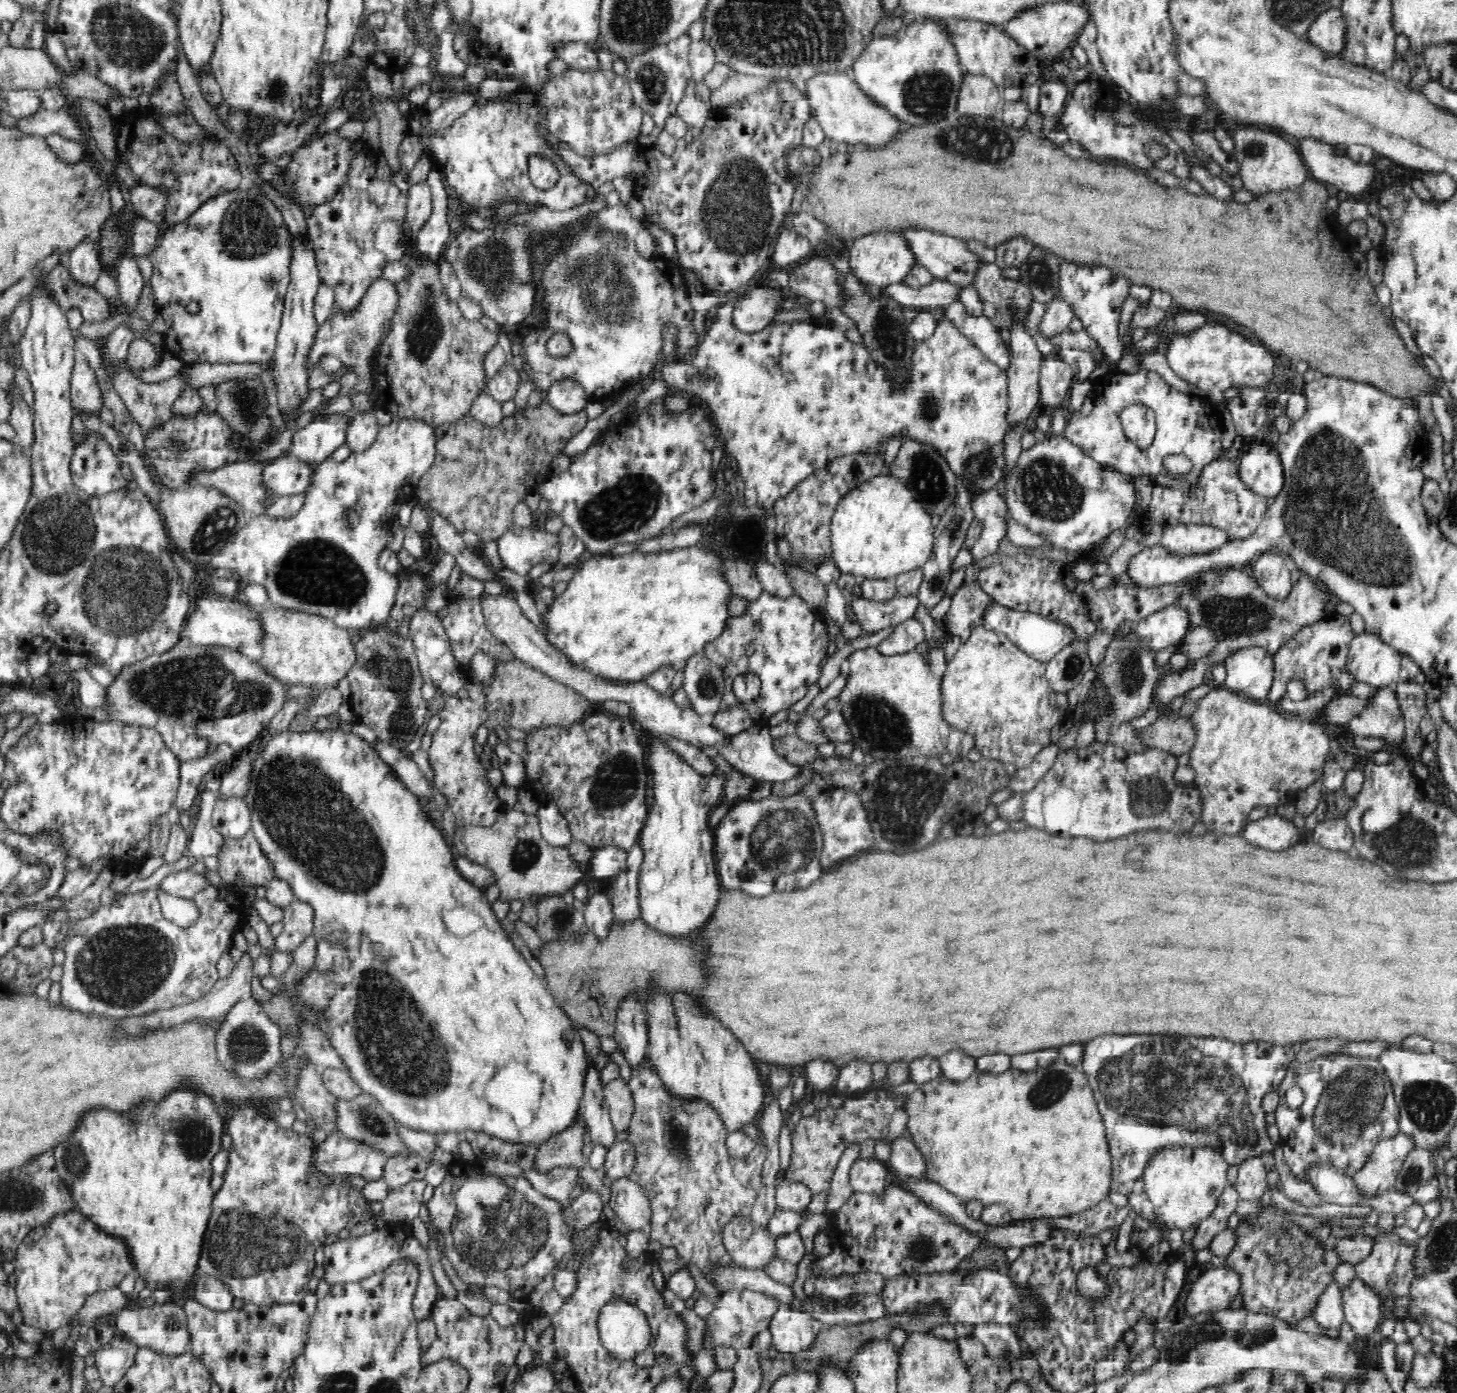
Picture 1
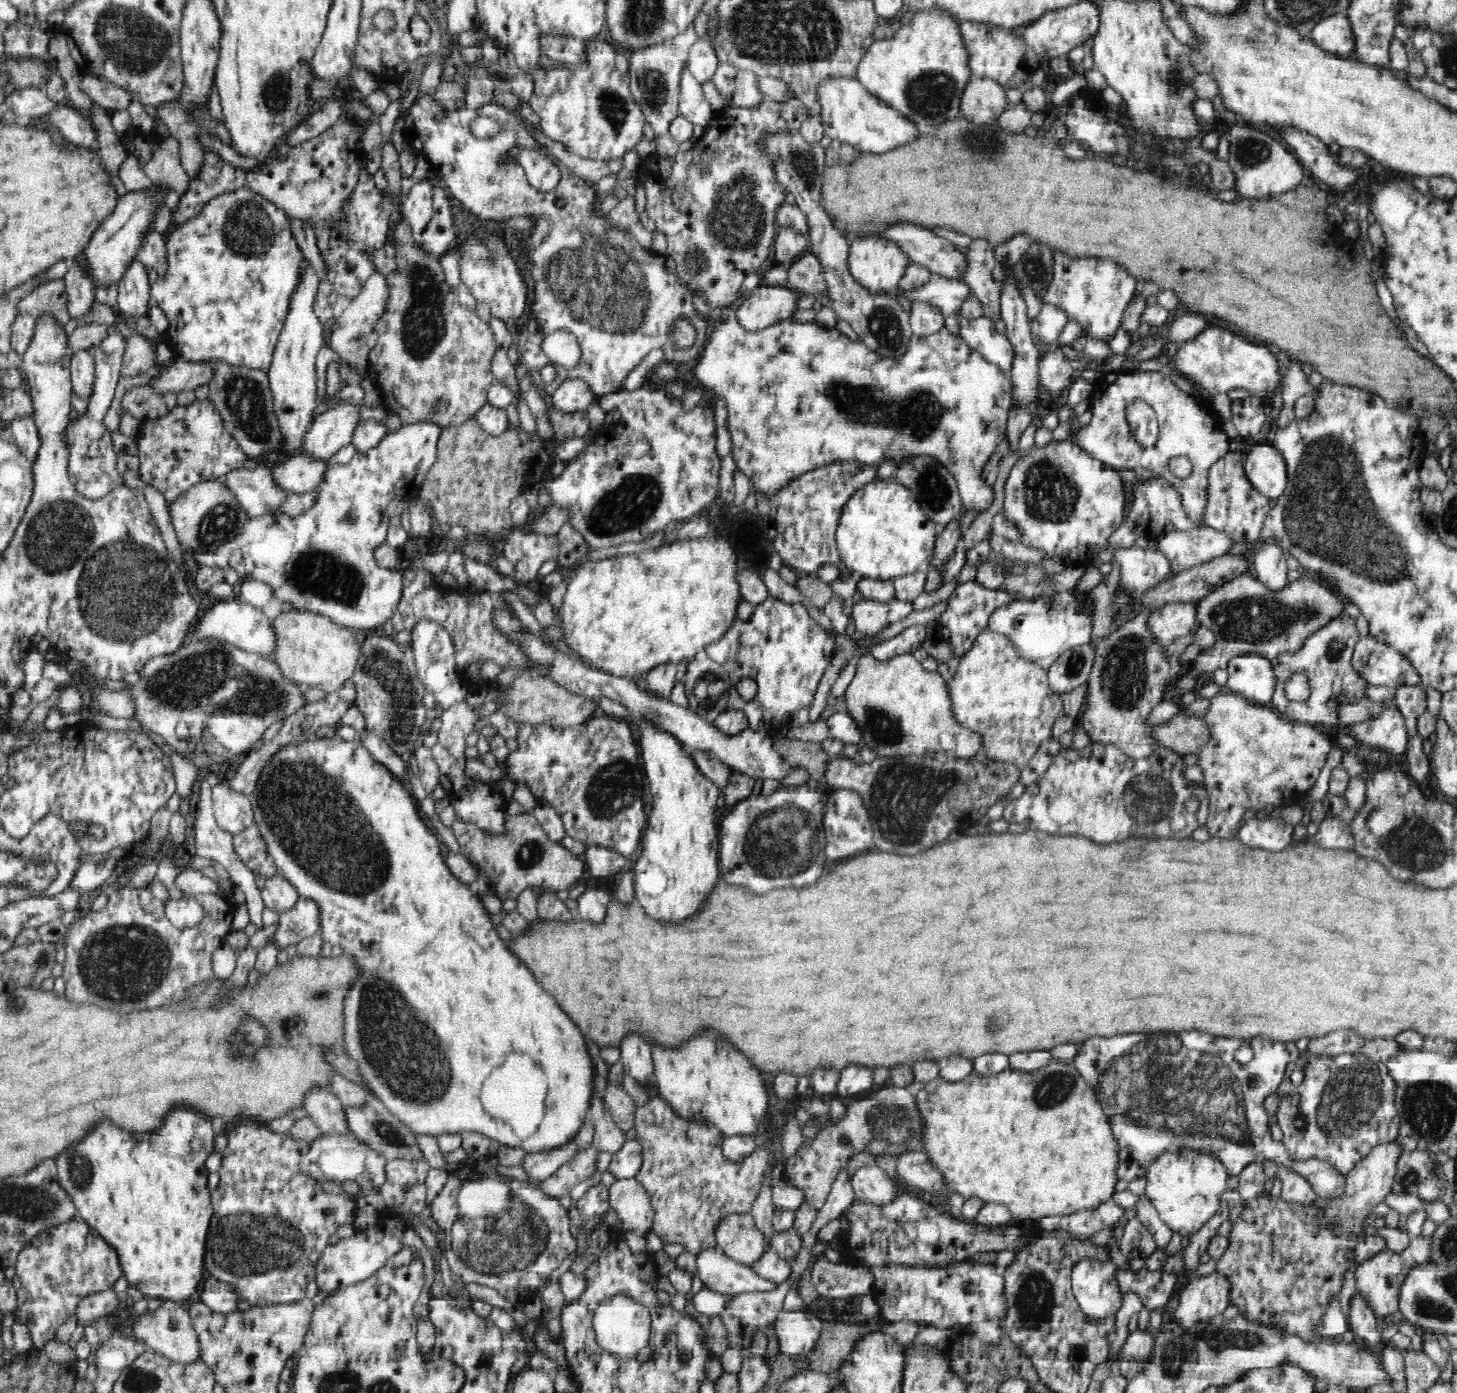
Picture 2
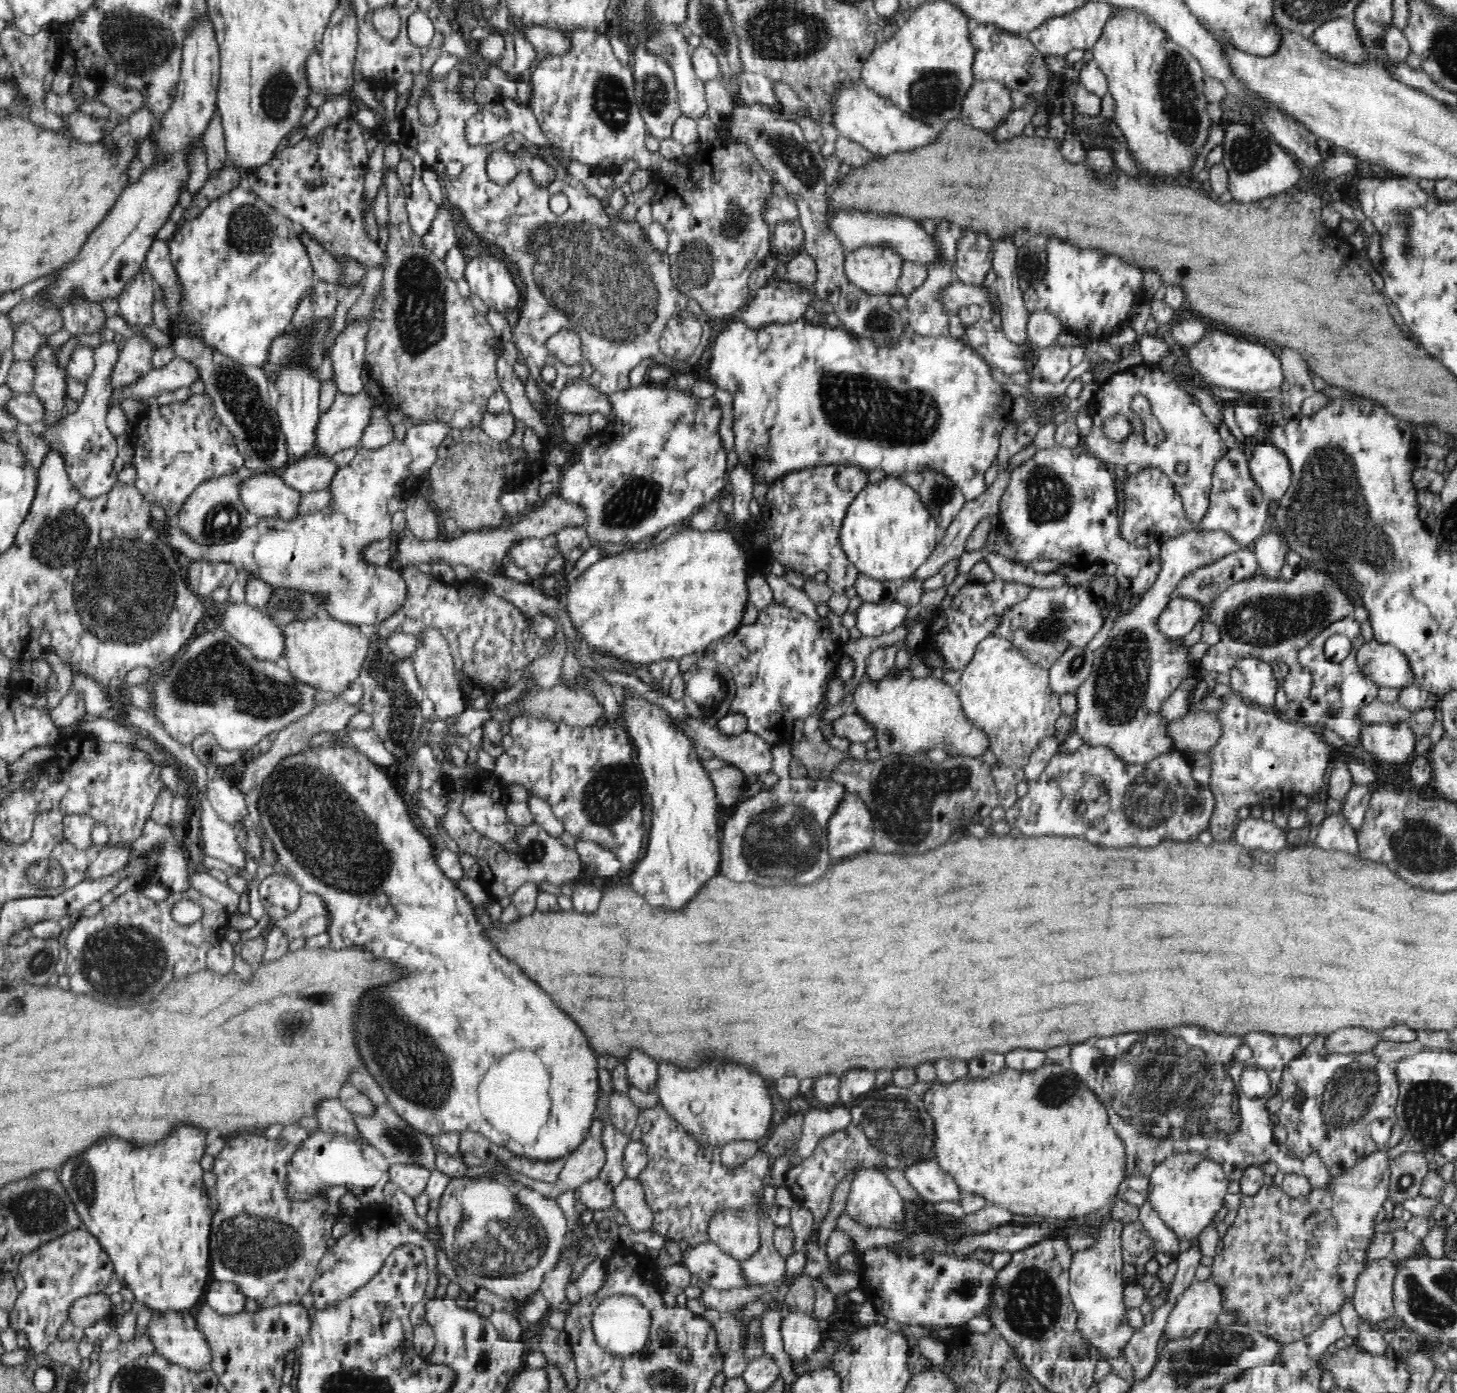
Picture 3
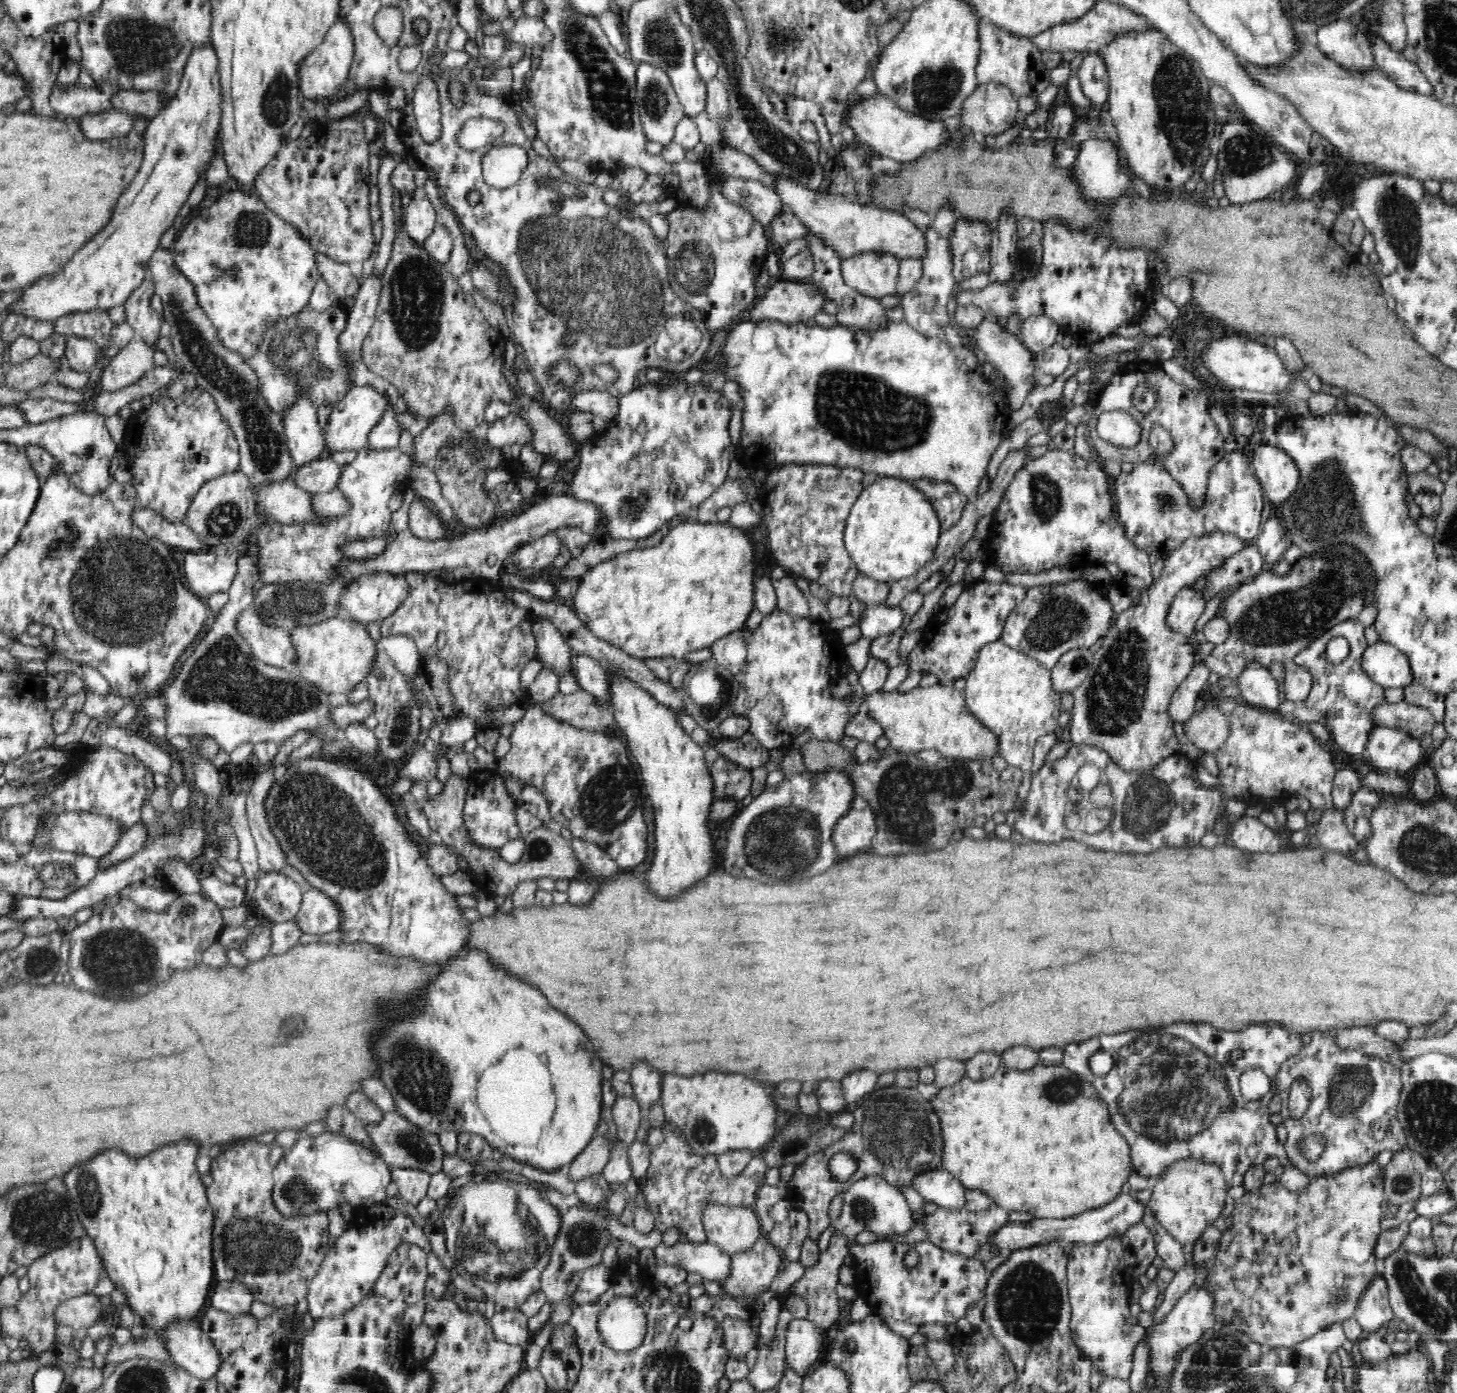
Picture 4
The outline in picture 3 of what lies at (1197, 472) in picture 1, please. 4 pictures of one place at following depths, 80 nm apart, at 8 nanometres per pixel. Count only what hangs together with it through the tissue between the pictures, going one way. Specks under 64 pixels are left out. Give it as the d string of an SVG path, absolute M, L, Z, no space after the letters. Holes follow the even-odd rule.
M1140 364L1134 367L1124 366L1121 372L1115 373L1094 392L1088 404L1092 426L1080 435L1081 445L1093 457L1103 460L1108 467L1138 465L1142 468L1158 468L1174 484L1176 492L1181 495L1183 508L1192 522L1204 519L1209 508L1211 492L1211 474L1214 465L1229 451L1224 444L1218 428L1208 421L1200 409L1196 397L1182 390L1175 380L1162 372L1159 366ZM1141 394L1148 399L1151 409L1158 417L1163 430L1163 439L1155 447L1144 442L1144 424L1136 414L1130 415L1129 406L1134 396ZM1114 416L1129 416L1132 432L1116 441L1106 435L1104 424ZM1186 464L1189 472L1178 474L1176 466Z

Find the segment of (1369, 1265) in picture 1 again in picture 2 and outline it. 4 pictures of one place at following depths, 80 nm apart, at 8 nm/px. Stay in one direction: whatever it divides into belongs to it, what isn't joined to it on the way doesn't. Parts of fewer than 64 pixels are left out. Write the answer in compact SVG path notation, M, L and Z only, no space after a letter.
M1420 1236L1414 1240L1414 1245L1404 1248L1402 1252L1394 1252L1387 1247L1382 1248L1369 1260L1356 1265L1356 1289L1368 1297L1376 1315L1385 1317L1399 1310L1398 1304L1402 1298L1402 1286L1404 1286L1410 1272L1428 1260L1430 1242L1432 1242L1432 1236L1428 1238Z

